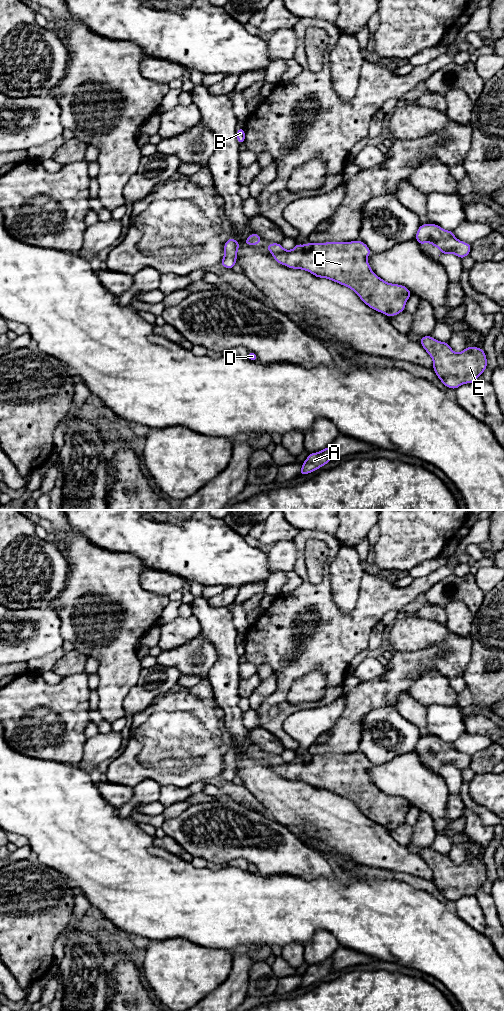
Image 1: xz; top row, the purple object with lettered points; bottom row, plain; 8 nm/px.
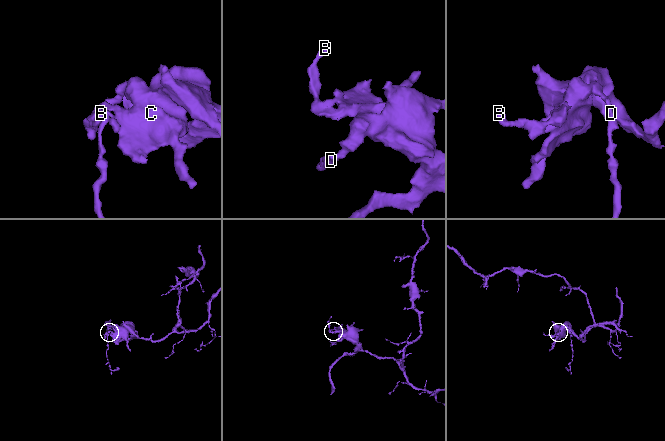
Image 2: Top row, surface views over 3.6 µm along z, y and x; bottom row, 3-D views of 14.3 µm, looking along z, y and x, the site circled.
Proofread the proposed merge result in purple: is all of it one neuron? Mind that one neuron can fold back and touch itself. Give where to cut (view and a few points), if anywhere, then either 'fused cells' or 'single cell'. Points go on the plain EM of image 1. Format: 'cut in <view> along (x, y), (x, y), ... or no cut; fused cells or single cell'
no cut; single cell

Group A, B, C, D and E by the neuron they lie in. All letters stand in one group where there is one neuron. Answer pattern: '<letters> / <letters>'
A B C D E

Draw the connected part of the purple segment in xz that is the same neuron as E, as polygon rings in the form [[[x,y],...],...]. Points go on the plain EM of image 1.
[[[430,847],[423,848],[420,856],[433,872],[433,883],[448,900],[455,902],[463,896],[474,895],[487,880],[487,869],[481,860],[469,858],[455,865],[449,855]]]

